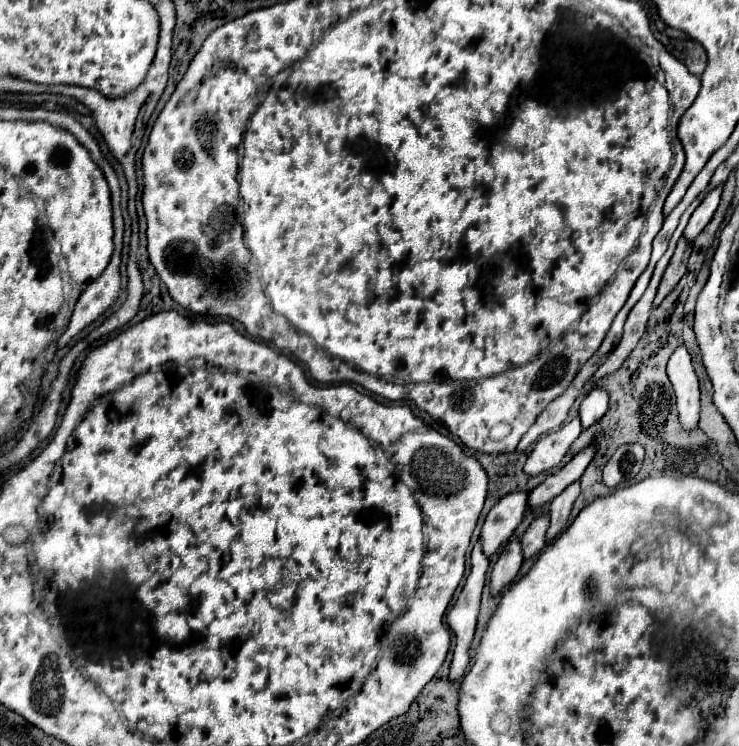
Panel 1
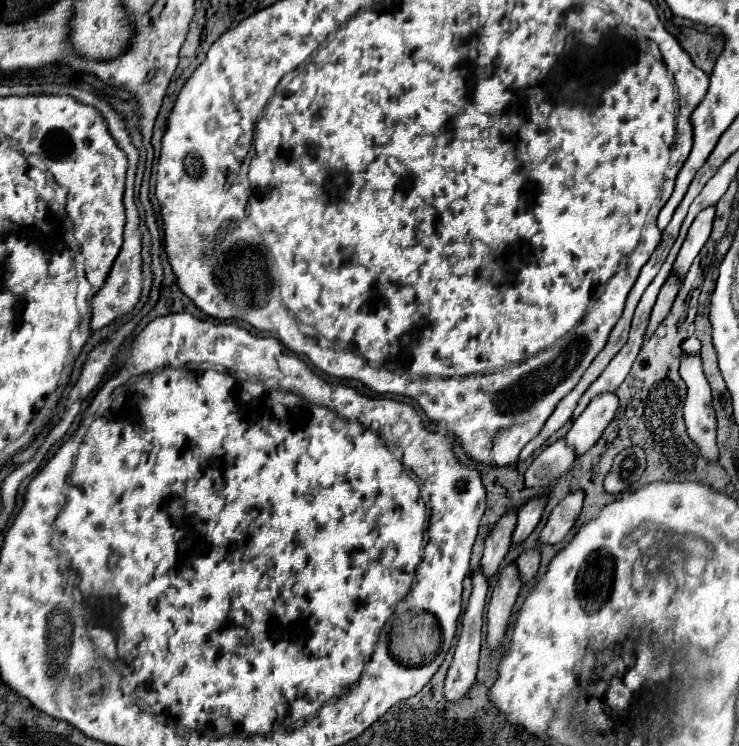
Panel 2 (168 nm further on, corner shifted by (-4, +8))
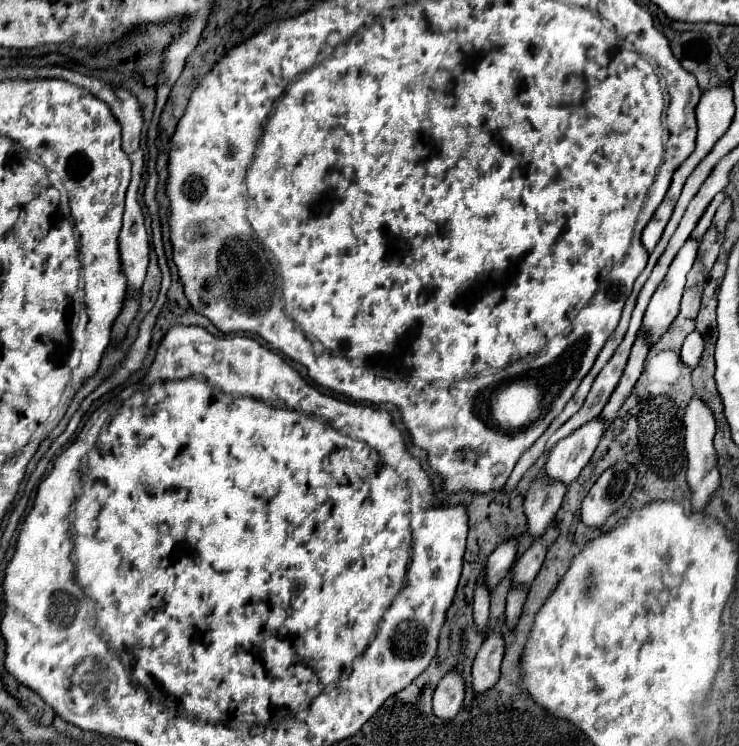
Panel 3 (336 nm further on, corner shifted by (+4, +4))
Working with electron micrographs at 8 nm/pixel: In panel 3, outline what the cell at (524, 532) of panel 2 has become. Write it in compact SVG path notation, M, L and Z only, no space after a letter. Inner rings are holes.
M504 540L504 544L498 544L492 556L488 556L488 564L486 564L486 586L488 588L496 586L502 580L502 576L510 570L516 558L516 546L518 546L518 540Z

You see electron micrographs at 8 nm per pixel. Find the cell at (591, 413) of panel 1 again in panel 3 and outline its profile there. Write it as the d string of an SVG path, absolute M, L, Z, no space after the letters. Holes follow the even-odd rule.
M600 416L592 420L592 424L584 424L584 428L572 432L572 436L566 436L552 448L548 462L546 462L546 474L550 480L560 480L564 484L570 484L578 478L580 470L588 464L592 458L600 438L604 432L604 424L600 424Z

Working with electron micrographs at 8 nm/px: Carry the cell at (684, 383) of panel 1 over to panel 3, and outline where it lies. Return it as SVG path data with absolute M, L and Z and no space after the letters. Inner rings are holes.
M694 396L684 412L684 426L686 426L686 440L684 440L684 448L688 452L688 484L692 488L692 506L694 510L702 510L702 506L712 498L712 494L720 488L720 474L716 468L716 452L712 446L714 440L714 432L716 432L716 424L714 424L714 416L712 410L698 398Z

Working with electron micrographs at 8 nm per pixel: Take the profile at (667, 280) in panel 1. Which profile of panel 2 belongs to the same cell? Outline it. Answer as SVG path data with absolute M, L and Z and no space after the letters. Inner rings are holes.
M670 276L670 278L666 280L666 284L662 286L660 294L658 294L658 300L656 300L656 304L654 304L654 310L652 310L650 324L648 324L648 330L646 330L644 340L648 340L648 338L656 332L656 328L662 324L662 320L668 316L676 294L678 294L678 288L676 288L676 284L672 284L672 276Z

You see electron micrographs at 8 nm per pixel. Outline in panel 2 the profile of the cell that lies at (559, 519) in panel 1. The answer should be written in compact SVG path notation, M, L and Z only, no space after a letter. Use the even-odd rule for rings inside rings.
M572 492L568 494L550 514L546 526L540 532L538 542L540 544L558 544L566 538L566 534L572 530L574 522L578 520L580 508L582 508L584 492Z

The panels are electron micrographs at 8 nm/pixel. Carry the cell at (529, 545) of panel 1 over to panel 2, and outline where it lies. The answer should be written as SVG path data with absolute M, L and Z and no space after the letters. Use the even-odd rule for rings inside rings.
M538 548L526 550L526 552L518 558L516 566L518 566L518 572L520 572L522 584L528 584L528 582L538 574L538 566L540 566L540 552L538 552Z

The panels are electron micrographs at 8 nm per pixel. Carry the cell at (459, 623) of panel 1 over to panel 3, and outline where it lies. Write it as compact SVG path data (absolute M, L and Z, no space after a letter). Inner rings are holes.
M460 668L448 672L436 686L434 690L434 714L440 718L454 718L460 708L462 708L462 700L464 700L464 678Z

